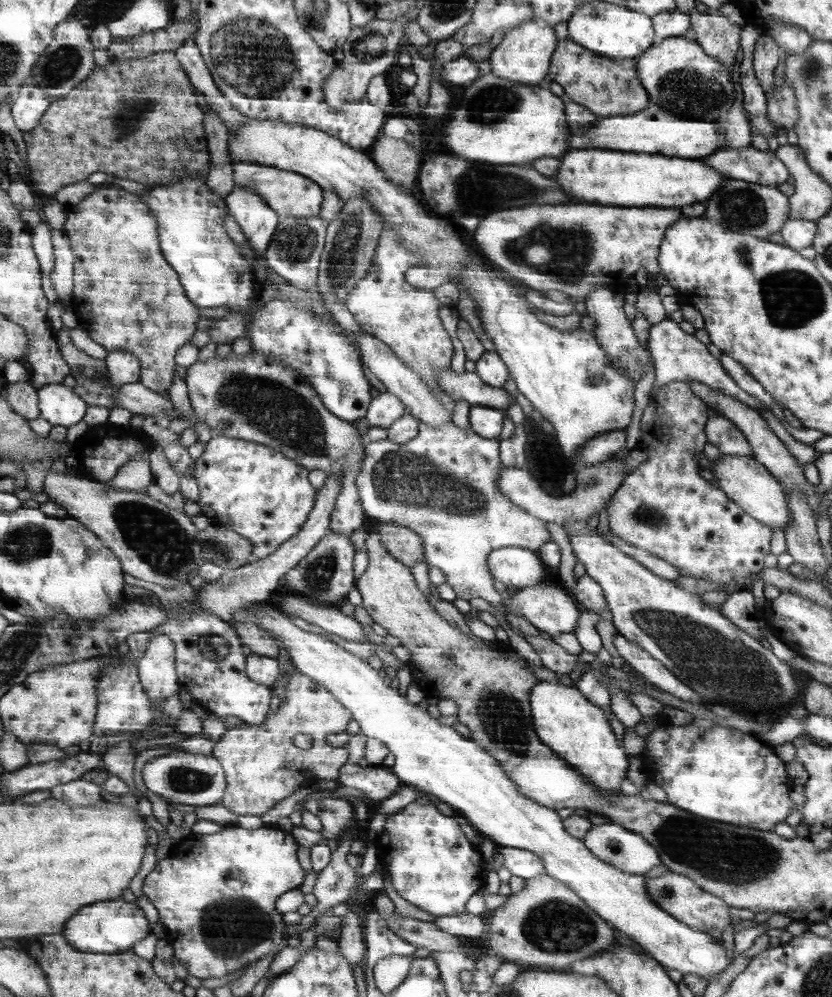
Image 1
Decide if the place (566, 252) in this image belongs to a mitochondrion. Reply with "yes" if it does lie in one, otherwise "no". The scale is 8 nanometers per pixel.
yes

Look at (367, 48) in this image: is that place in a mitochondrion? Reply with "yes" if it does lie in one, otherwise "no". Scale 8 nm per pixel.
yes

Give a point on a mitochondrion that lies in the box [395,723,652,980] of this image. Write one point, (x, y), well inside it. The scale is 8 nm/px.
(556, 925)

